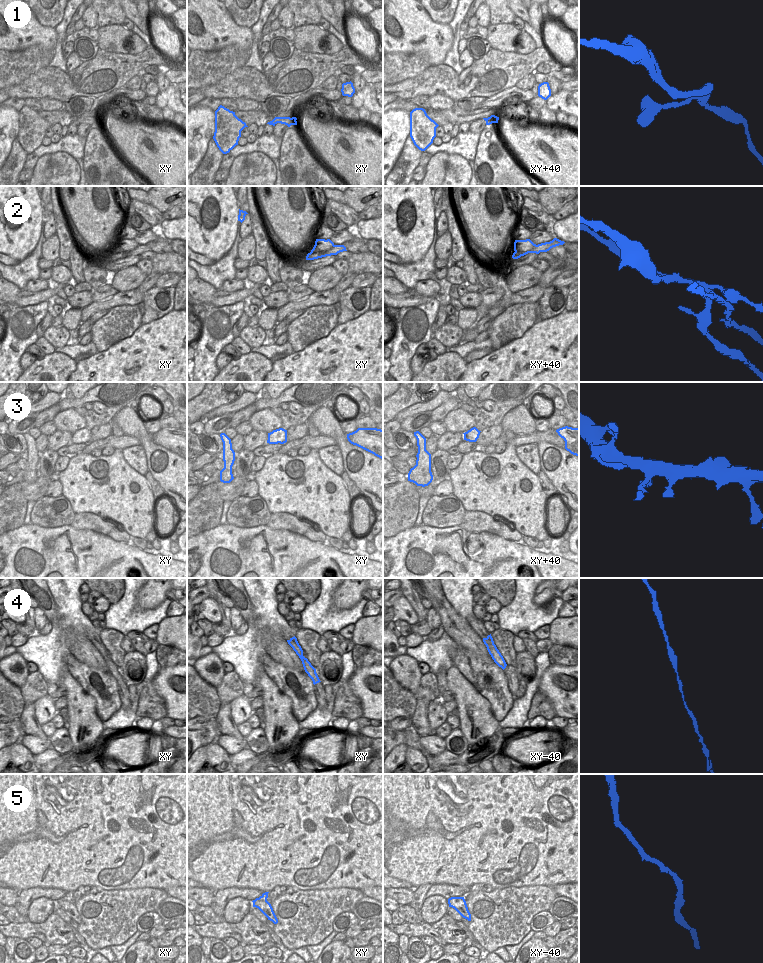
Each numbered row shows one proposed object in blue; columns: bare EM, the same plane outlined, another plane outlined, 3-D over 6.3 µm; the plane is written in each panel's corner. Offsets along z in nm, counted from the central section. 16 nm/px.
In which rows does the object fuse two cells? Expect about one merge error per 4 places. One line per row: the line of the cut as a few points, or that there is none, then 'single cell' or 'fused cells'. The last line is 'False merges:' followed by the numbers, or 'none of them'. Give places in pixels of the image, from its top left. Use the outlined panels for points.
1: cut none; single cell
2: cut xy (335, 245), (324, 251), (311, 252); fused cells
3: cut none; single cell
4: cut none; single cell
5: cut none; single cell
False merges: 2

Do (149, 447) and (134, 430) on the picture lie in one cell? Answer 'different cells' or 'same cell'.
same cell

